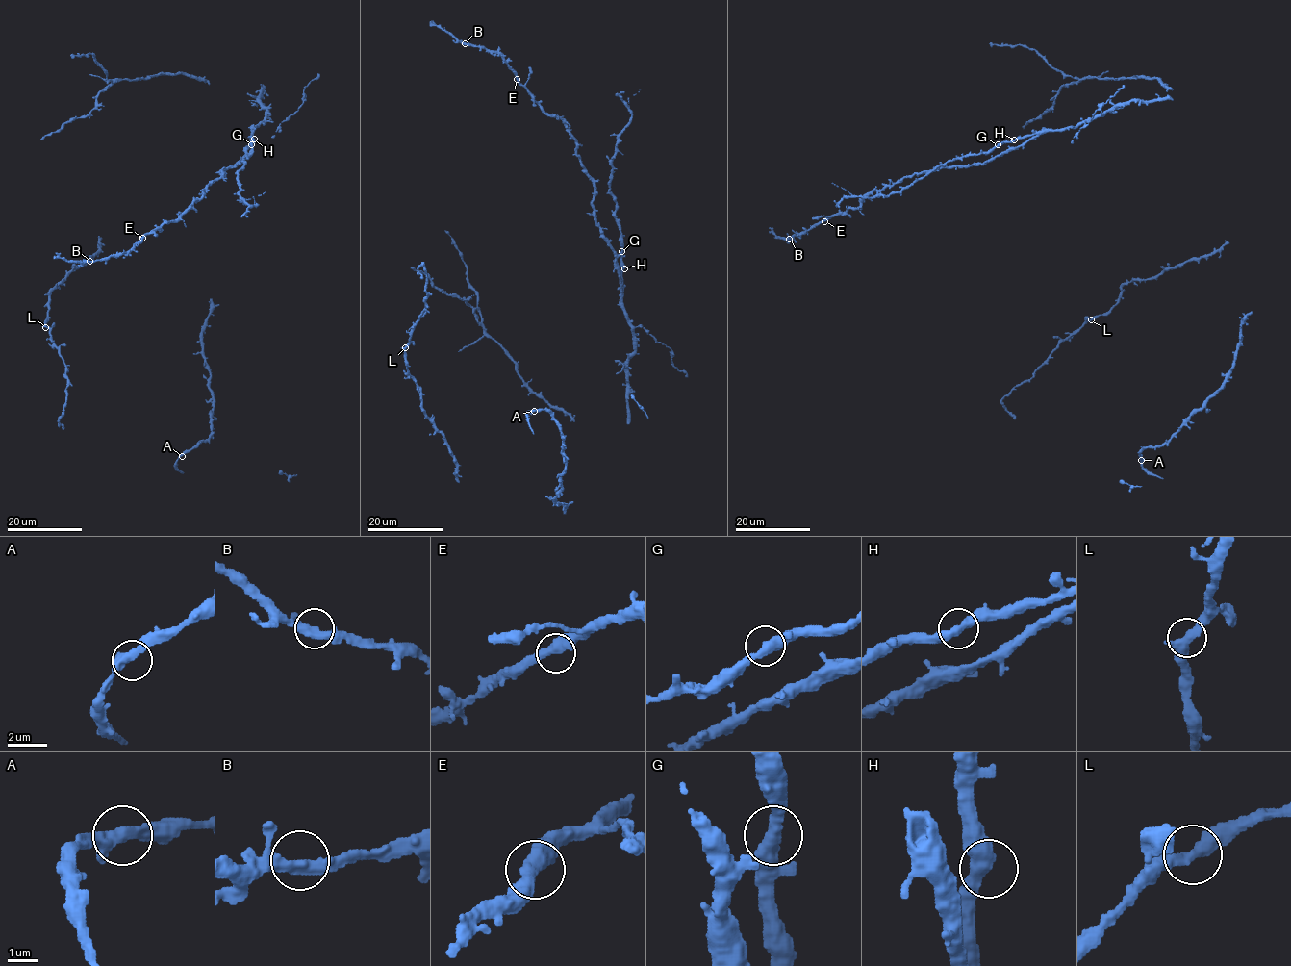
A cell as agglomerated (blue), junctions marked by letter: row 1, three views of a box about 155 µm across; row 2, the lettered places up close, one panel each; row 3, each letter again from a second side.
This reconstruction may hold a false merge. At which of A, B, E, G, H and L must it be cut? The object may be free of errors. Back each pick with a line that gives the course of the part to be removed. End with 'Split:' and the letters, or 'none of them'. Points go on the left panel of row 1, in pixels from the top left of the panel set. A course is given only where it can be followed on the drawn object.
Split: none of them

